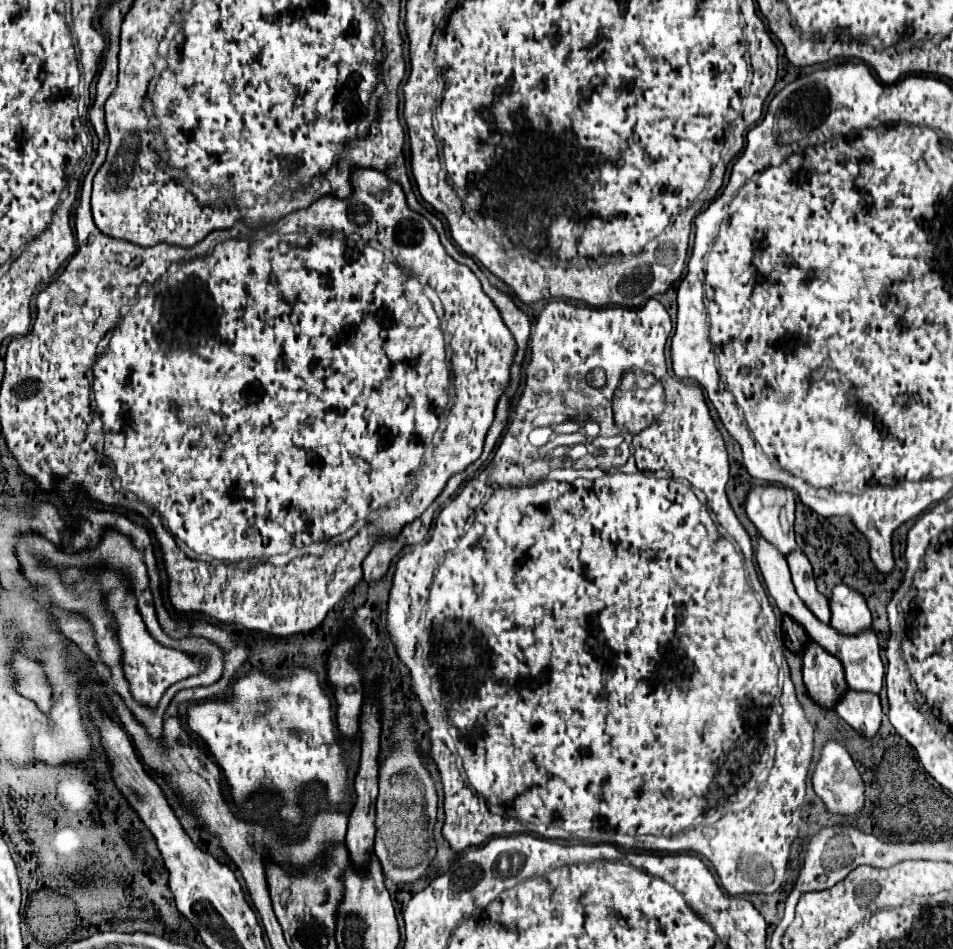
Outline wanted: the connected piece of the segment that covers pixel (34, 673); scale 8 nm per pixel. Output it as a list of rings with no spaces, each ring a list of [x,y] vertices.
[[[16,654],[14,670],[18,674],[18,690],[20,690],[20,694],[36,700],[40,710],[44,710],[48,714],[50,704],[52,704],[52,690],[46,684],[46,678],[44,678],[40,666],[36,662]]]

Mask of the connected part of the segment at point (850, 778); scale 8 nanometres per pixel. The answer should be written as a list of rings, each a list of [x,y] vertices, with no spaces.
[[[836,740],[826,742],[826,746],[822,748],[820,762],[816,764],[816,770],[814,770],[814,776],[812,776],[812,784],[814,784],[814,792],[822,798],[824,806],[830,814],[856,816],[864,808],[864,782],[862,782],[862,776],[860,776],[858,768],[854,766],[848,750],[844,746],[840,746]]]

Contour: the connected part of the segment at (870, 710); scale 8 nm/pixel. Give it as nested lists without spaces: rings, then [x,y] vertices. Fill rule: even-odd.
[[[848,690],[838,702],[836,714],[868,740],[878,734],[882,724],[880,698],[874,694],[856,694],[854,690]]]

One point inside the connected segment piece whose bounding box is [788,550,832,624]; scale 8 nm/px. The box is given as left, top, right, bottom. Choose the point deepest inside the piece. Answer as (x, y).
(801, 570)

